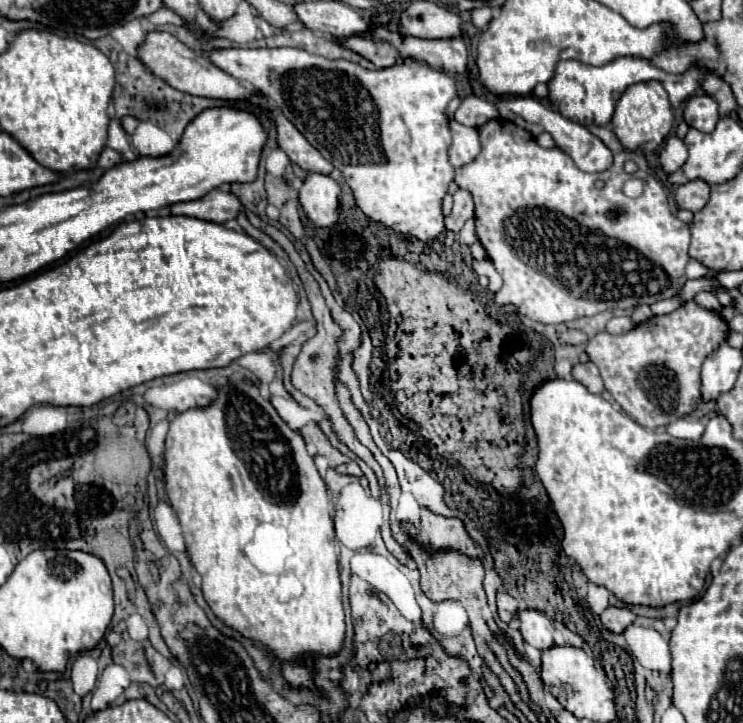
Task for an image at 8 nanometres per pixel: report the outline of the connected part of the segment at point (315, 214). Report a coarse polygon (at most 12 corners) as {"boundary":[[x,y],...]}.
{"boundary":[[309,173],[299,201],[317,227],[339,217],[341,187]]}

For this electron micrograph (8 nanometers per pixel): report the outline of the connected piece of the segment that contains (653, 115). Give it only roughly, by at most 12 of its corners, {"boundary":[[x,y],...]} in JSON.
{"boundary":[[659,81],[627,87],[613,133],[625,149],[657,150],[673,127]]}

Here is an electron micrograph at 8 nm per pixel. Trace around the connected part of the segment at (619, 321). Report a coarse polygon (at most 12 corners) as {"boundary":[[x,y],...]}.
{"boundary":[[629,315],[613,317],[607,331],[613,335],[627,333],[635,327]]}

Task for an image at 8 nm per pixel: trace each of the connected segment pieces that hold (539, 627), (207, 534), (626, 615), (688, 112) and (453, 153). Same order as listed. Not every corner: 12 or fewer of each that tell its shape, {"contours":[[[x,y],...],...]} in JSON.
{"contours":[[[517,611],[519,631],[541,651],[555,645],[553,623],[541,611]],[[251,383],[171,421],[207,605],[293,689],[345,645],[325,481]],[[607,607],[601,623],[611,633],[623,633],[633,621],[629,609]],[[711,95],[687,101],[683,117],[689,127],[711,133],[719,121]],[[449,123],[449,161],[457,169],[479,153],[479,133]]]}

